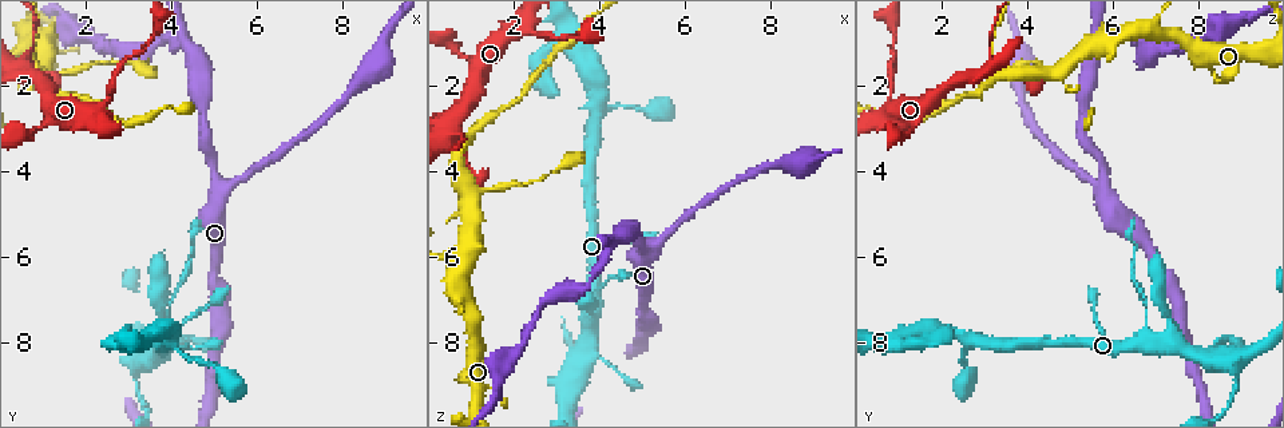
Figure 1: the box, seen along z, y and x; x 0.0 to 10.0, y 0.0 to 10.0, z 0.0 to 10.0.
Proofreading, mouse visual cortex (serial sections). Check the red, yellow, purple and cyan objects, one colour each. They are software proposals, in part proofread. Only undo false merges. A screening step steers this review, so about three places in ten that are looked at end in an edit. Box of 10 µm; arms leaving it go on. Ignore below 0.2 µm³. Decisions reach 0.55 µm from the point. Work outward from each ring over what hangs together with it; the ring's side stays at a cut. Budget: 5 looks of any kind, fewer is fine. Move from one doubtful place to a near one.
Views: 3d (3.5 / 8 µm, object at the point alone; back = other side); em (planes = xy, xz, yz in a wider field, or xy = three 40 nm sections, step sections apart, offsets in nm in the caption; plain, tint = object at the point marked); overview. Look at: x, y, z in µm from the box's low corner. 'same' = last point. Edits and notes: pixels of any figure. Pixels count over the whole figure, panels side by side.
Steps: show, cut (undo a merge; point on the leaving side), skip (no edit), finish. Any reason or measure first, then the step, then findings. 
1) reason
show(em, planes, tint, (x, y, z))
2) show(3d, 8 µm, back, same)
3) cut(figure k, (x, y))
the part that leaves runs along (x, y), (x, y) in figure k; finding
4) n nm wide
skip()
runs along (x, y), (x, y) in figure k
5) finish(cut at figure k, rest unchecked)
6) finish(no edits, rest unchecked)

sudden change in width
show(3d, 3.5 µm, (5.05, 4.45, 5.80))

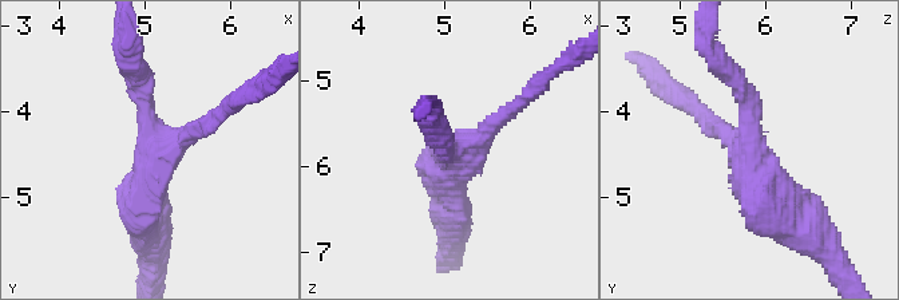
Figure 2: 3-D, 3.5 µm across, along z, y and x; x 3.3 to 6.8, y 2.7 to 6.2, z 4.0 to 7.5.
3 arms; arms of 200, 250, 400 nm
show(em, xy, step 2, tint, (5.10, 4.50, 5.85))

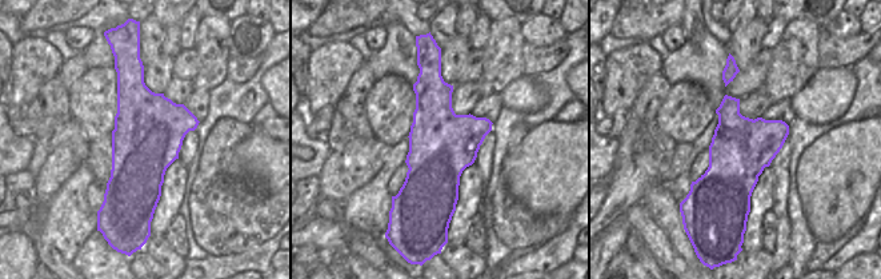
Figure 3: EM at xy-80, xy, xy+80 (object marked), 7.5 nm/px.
skip()
runs along (795, 227), (729, 75) in figure 2; all the same cell

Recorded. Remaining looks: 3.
sharp bend
show(3d, 8 µm, back, (0.95, 1.85, 3.25))

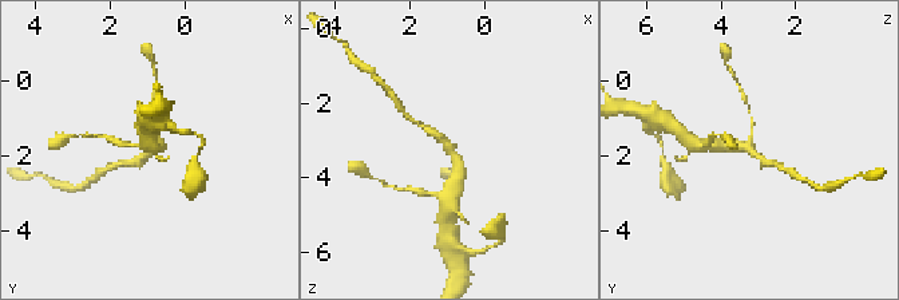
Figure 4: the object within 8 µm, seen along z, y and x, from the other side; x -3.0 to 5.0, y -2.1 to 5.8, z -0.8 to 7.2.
now the EM
show(em, xy, step 1, tint, same)

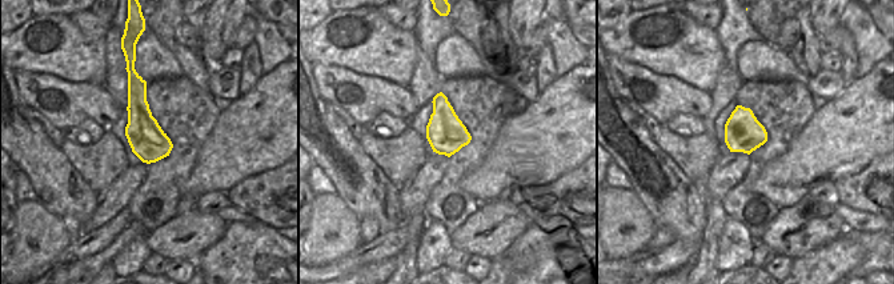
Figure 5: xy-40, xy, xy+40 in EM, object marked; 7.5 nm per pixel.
skip()
runs along (454, 188), (459, 164), (424, 127) in figure 4; continuous, no second cell

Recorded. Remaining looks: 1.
finish(no edits, rest unchecked)

